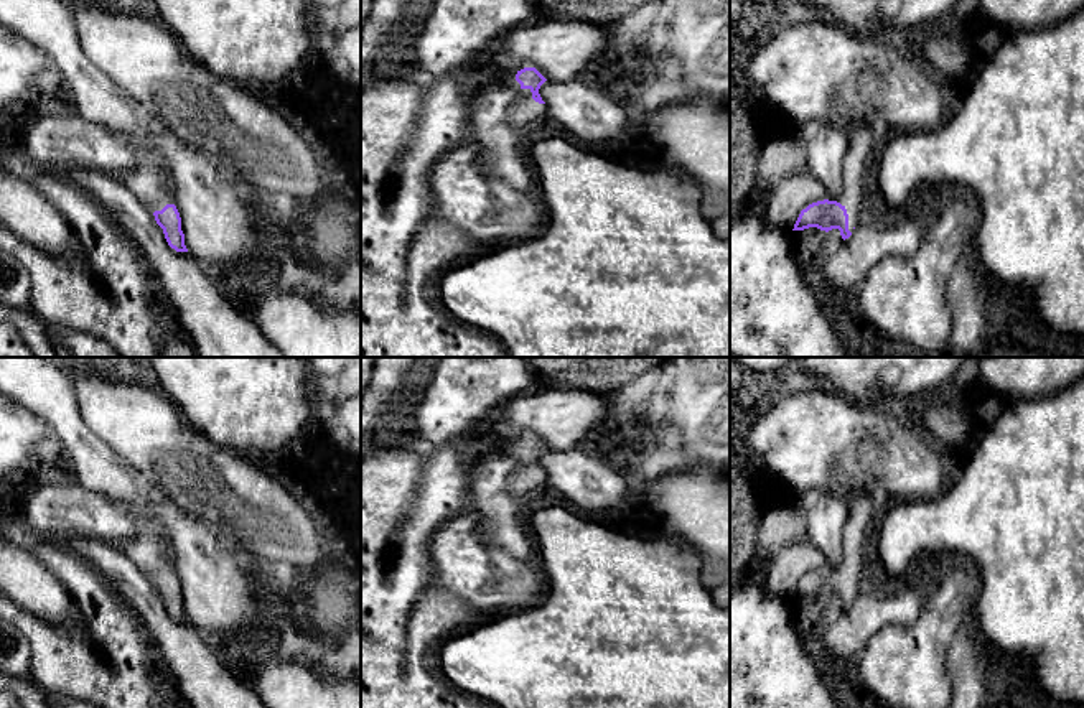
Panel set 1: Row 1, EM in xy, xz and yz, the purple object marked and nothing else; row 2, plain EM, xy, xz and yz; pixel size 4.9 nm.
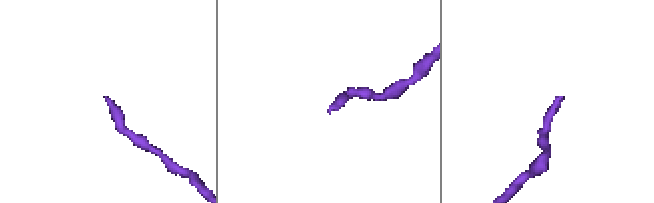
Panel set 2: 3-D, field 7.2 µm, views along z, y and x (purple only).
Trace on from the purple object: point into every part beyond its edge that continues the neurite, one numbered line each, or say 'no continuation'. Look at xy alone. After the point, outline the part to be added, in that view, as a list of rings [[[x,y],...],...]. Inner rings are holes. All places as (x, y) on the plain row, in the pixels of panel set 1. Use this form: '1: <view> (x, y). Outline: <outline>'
1: xy (145, 549). Outline: [[[132,517],[137,533],[124,540],[120,550],[147,575],[148,580],[161,580],[166,573],[175,573],[173,565],[165,557],[163,542],[153,524]]]

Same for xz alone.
1: xz (524, 479). Outline: [[[521,458],[506,482],[506,489],[522,499],[544,486],[547,486],[547,474],[535,471],[530,458]]]

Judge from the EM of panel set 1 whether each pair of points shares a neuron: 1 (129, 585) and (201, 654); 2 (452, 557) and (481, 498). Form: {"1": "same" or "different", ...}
{"1": "same", "2": "different"}

